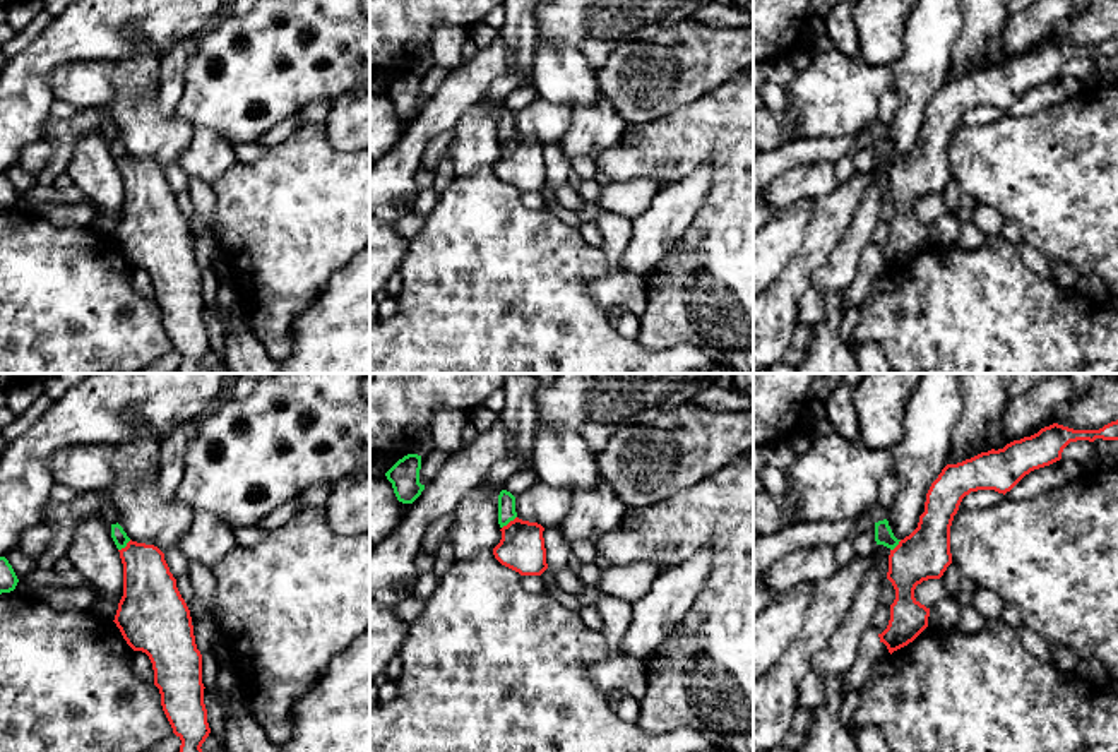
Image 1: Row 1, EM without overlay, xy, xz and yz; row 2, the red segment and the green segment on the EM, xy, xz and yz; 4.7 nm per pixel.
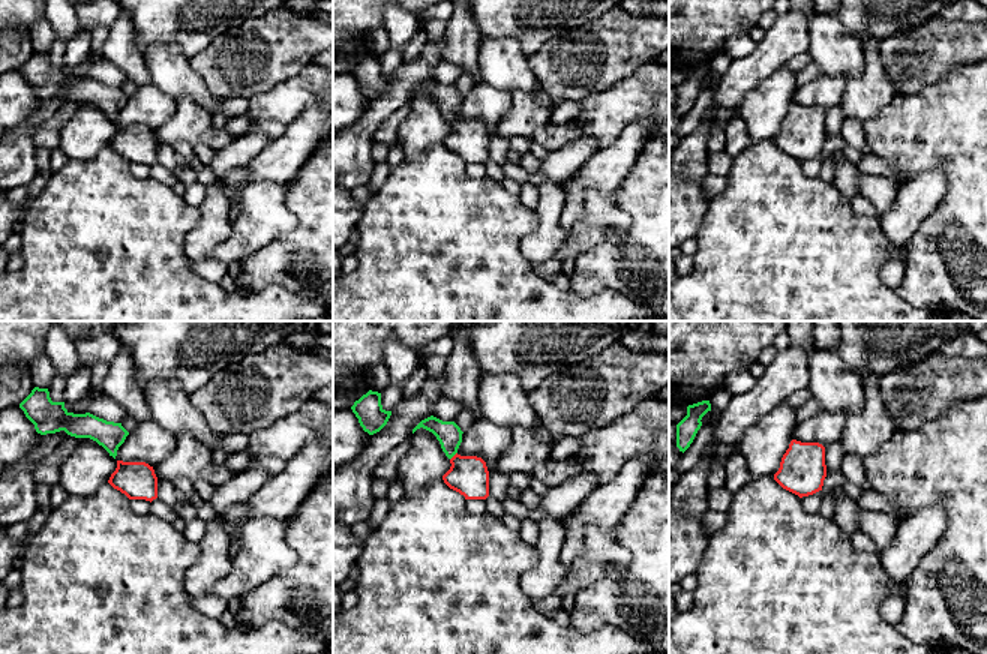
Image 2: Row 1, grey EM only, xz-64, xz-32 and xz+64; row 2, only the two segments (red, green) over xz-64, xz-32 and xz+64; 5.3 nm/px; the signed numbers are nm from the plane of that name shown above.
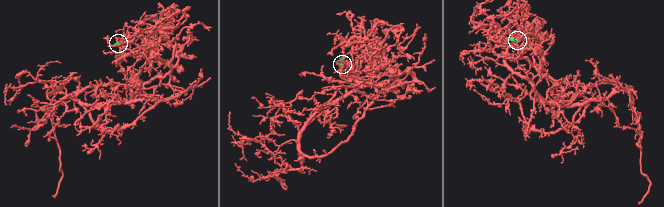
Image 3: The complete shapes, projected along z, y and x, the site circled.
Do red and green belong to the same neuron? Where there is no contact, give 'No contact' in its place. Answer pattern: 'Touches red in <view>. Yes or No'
Touches red in xz. Yes

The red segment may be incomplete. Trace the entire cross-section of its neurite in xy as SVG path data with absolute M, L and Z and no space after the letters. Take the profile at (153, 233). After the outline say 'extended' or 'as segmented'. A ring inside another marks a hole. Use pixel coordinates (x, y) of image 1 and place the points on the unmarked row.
M118 139L111 140L111 154L123 180L123 212L113 238L152 279L163 327L181 356L178 373L209 373L200 365L211 349L202 271L176 195L158 163L132 158Z | extended

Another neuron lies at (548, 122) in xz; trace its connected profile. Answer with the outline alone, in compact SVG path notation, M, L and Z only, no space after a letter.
M536 98L529 106L515 113L517 134L538 139L544 146L562 142L572 122L572 108Z

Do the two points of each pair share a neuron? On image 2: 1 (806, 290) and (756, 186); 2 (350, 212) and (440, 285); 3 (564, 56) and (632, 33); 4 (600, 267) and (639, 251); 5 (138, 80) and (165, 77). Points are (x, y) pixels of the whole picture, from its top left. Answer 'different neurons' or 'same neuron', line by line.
1: same neuron
2: different neurons
3: same neuron
4: same neuron
5: different neurons

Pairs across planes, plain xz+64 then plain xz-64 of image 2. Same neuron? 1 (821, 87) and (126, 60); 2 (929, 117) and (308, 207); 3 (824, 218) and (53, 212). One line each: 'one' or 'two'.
1: two
2: one
3: one

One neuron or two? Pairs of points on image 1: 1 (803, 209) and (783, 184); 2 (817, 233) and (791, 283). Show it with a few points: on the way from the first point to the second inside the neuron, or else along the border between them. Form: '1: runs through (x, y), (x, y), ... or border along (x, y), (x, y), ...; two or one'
1: border along (814, 199), (796, 199), (776, 213); two
2: runs through (817, 245), (798, 271); one

